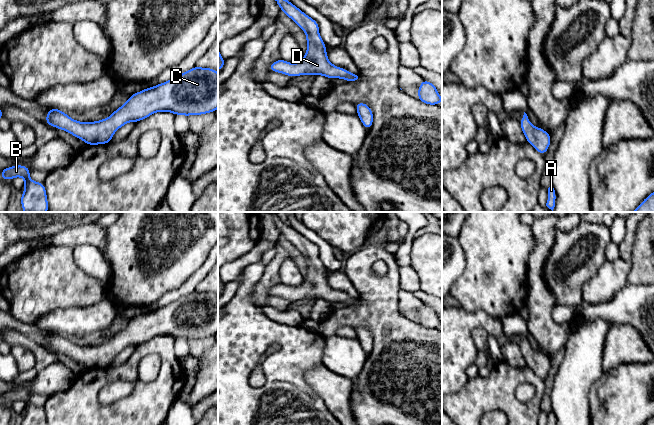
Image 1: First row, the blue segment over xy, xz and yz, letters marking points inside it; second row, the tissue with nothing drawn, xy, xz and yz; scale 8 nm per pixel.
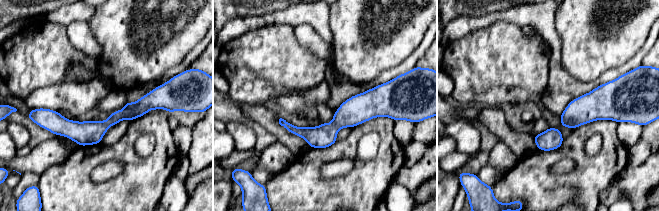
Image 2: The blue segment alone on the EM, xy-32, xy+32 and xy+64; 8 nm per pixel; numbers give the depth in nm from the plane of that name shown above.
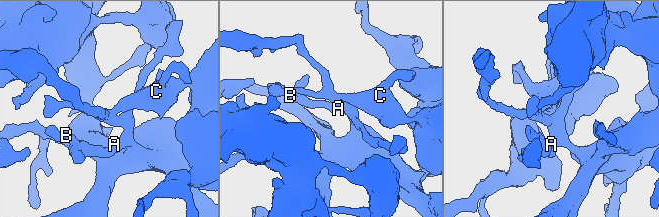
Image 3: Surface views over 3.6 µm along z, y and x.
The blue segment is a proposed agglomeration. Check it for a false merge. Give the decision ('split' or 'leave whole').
leave whole

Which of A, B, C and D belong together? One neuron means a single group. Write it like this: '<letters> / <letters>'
A B C D

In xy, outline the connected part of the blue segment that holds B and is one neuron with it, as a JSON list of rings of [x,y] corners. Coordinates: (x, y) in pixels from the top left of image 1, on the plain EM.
[[[24,389],[3,392],[0,403],[12,404],[14,401],[23,401],[25,414],[21,418],[21,425],[48,425],[44,407],[31,404],[30,395]]]

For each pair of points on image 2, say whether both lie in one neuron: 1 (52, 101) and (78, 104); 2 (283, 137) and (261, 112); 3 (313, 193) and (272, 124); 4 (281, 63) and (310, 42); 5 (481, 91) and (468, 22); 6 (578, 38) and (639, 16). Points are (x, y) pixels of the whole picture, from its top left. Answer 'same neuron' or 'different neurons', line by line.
1: same neuron
2: same neuron
3: different neurons
4: different neurons
5: different neurons
6: same neuron

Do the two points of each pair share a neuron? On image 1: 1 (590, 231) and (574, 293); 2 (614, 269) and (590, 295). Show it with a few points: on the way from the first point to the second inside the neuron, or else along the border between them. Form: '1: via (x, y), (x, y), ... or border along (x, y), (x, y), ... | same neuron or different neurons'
1: via (584, 246), (575, 257), (574, 278) | same neuron
2: via (610, 275), (596, 289) | same neuron

